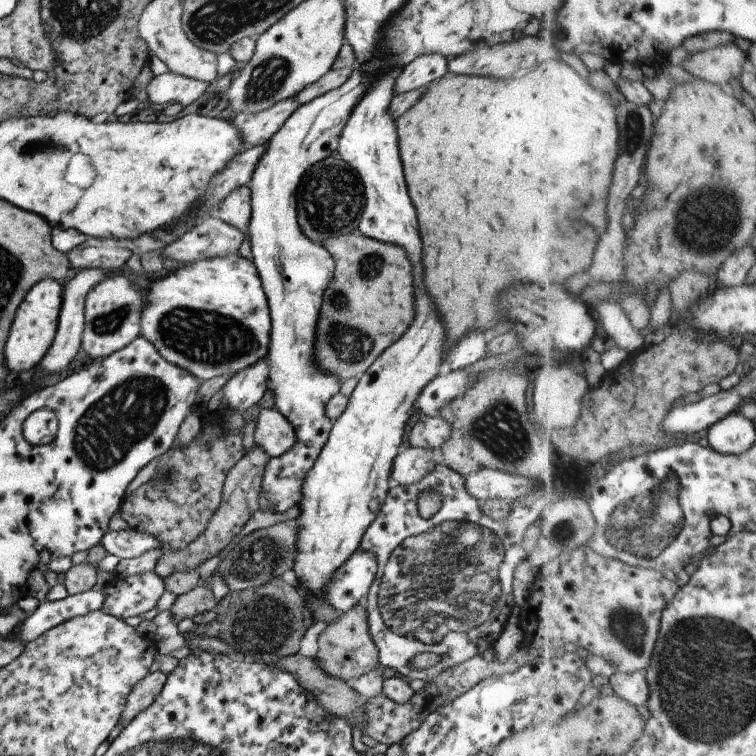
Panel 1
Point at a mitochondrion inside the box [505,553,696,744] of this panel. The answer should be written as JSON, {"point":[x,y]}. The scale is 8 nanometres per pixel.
{"point":[626,626]}

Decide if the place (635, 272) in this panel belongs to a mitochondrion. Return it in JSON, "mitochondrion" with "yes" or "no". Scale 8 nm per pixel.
{"mitochondrion":"no"}

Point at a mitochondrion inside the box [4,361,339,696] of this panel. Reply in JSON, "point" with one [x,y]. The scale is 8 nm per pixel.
{"point":[115,425]}

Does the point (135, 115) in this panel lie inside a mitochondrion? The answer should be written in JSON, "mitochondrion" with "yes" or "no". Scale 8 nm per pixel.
{"mitochondrion":"no"}

